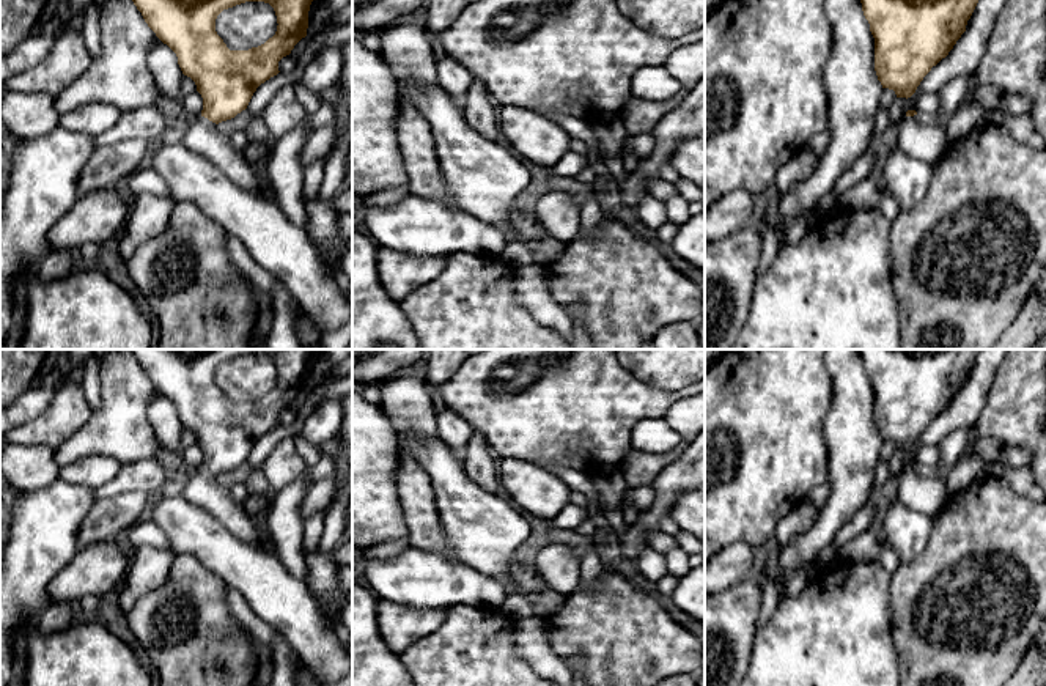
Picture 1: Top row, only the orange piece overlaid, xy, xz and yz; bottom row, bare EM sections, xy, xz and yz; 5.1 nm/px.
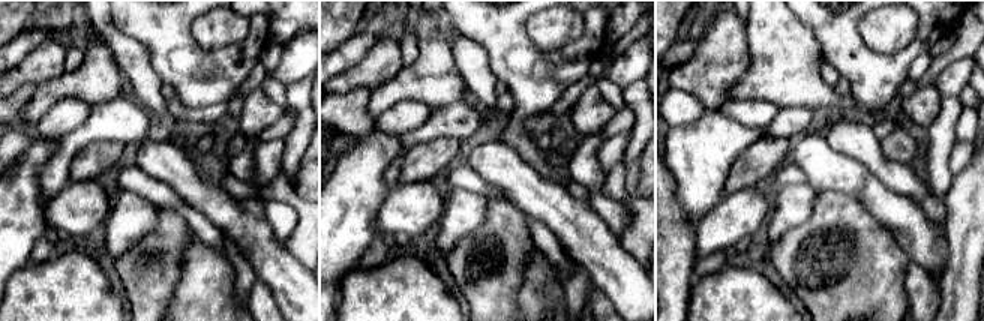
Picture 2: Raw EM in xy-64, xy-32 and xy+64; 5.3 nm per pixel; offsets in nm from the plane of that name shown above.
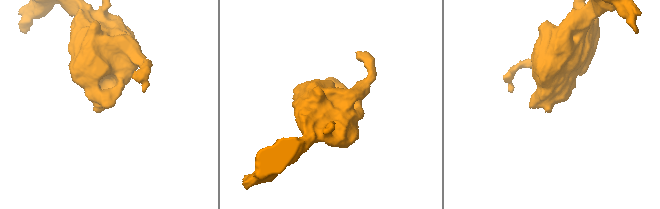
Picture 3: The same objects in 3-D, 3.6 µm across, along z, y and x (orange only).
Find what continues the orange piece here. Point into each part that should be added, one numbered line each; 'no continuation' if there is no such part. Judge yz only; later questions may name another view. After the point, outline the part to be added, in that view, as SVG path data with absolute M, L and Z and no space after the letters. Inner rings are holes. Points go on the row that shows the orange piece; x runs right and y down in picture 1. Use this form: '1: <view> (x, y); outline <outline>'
1: yz (922, 139); outline M903 116L898 126L897 149L906 156L934 165L948 148L947 131L939 120Z

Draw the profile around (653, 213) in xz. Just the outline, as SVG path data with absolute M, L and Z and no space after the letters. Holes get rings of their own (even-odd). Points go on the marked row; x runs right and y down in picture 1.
M650 195L639 203L637 214L645 228L654 234L668 220L665 203Z

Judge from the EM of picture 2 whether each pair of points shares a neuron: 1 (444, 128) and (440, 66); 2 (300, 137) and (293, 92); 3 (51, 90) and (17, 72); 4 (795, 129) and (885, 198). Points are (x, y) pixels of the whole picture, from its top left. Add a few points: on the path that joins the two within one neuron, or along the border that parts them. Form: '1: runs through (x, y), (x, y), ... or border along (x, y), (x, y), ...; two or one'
1: border along (470, 98), (432, 108); two
2: runs through (303, 126), (302, 102); one
3: border along (65, 69), (36, 86); two
4: runs through (818, 152), (839, 173), (863, 185); one

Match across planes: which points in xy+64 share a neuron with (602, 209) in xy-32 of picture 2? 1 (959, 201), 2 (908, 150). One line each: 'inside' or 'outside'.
1: outside
2: outside

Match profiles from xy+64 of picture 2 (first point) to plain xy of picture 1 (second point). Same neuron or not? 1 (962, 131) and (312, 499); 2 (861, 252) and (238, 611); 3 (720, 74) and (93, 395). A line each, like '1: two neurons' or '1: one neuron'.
1: one neuron
2: two neurons
3: two neurons

